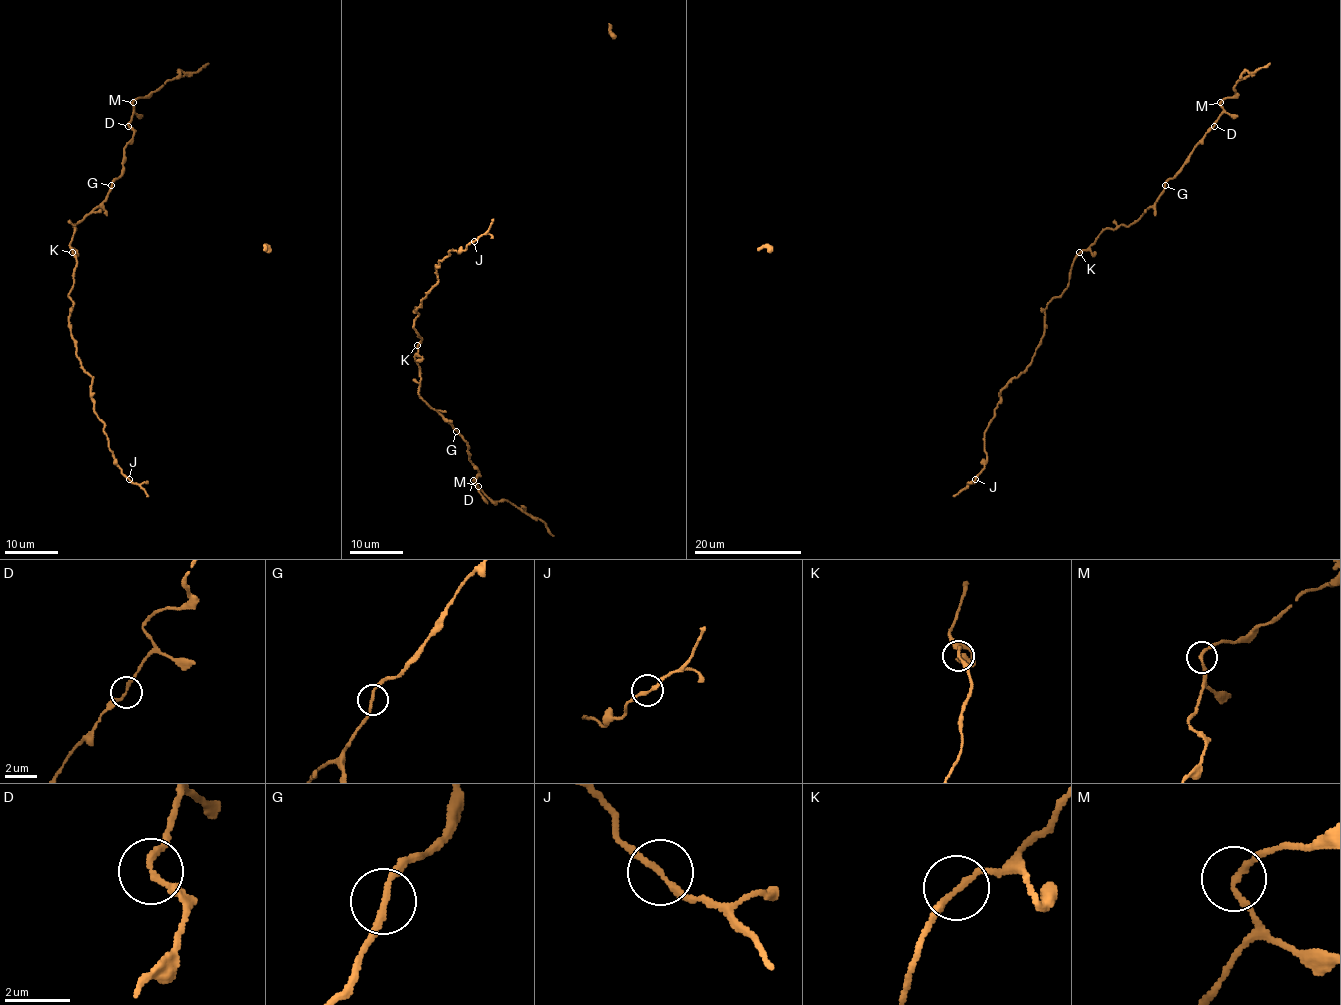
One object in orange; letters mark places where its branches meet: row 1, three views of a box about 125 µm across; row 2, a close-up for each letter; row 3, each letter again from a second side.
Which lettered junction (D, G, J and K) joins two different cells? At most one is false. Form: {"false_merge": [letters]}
{"false_merge": []}

